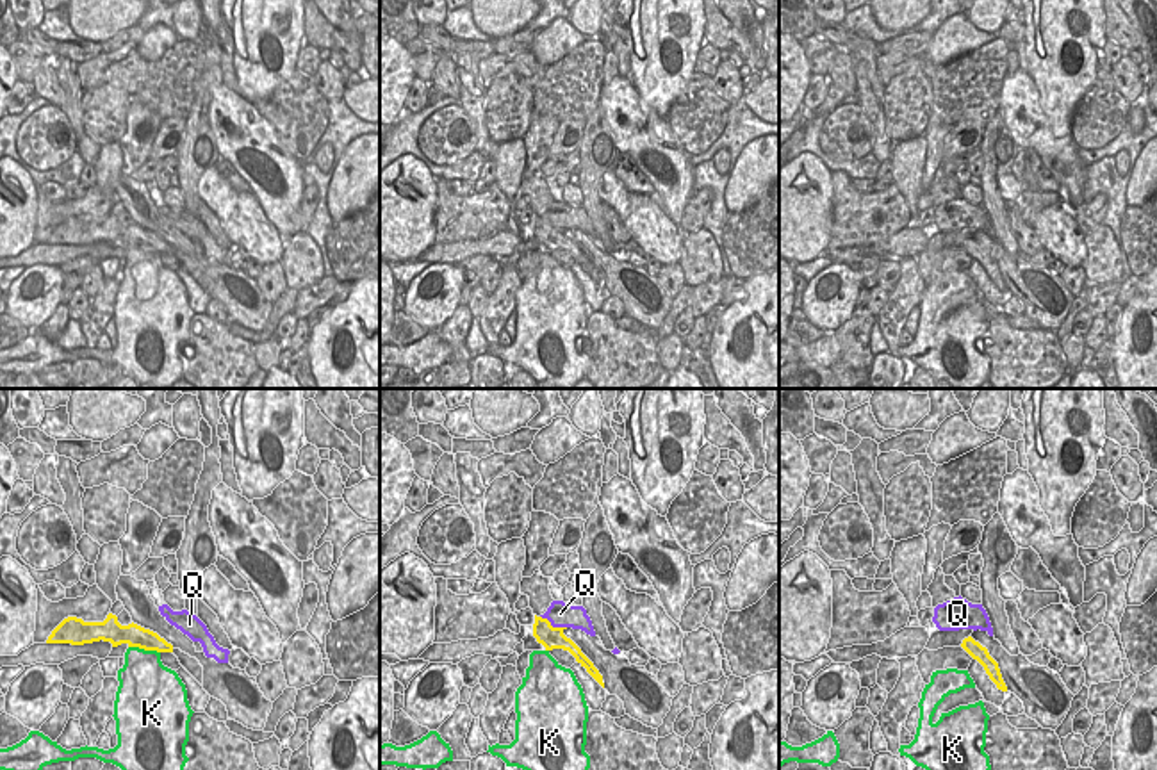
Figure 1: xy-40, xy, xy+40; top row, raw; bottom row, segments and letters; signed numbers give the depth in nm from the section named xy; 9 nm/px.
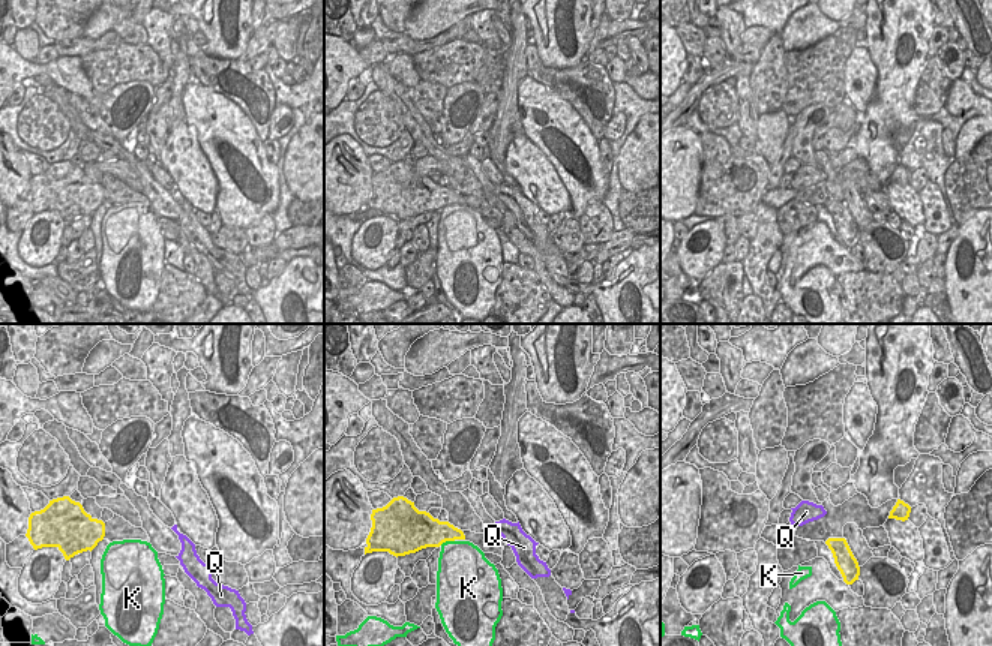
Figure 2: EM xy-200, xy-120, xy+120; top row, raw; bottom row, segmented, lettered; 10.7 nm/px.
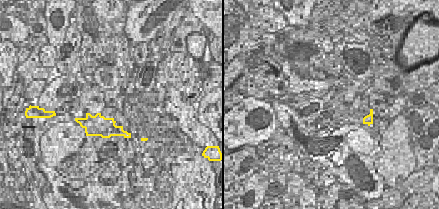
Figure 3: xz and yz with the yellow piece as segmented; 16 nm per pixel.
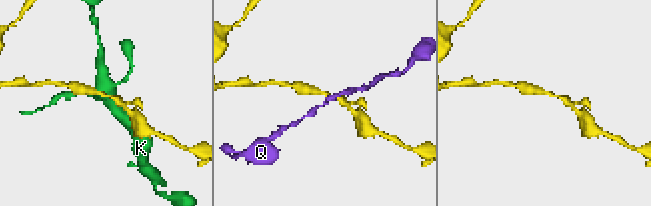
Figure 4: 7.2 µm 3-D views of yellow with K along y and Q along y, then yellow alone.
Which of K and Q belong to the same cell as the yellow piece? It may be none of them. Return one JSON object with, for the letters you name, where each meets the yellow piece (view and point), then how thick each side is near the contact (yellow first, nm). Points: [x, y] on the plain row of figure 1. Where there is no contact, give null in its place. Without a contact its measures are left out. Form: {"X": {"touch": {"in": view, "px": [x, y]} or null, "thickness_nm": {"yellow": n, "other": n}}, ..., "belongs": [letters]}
{"belongs": []}

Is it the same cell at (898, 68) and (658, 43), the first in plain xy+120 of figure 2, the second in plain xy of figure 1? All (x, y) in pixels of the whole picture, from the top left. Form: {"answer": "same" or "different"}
{"answer": "same"}

